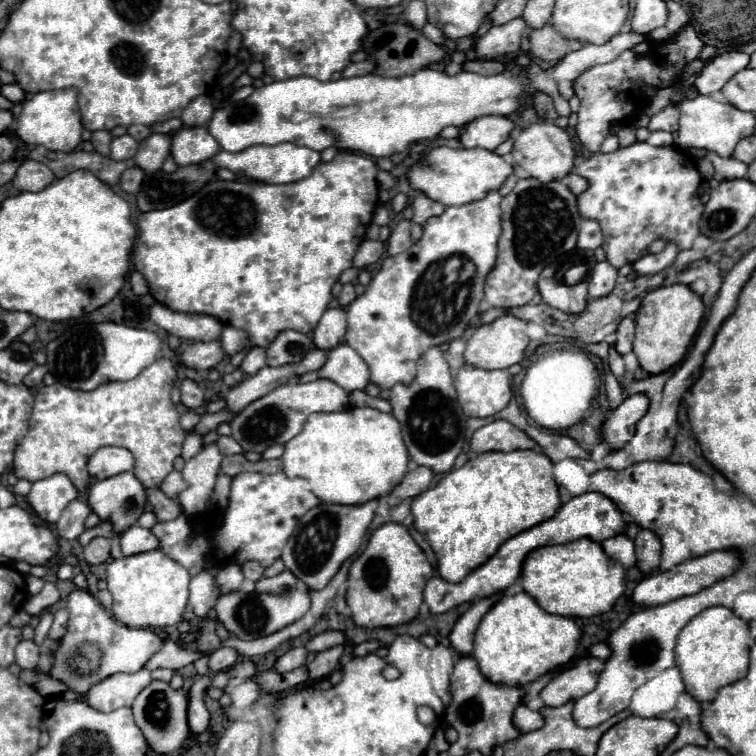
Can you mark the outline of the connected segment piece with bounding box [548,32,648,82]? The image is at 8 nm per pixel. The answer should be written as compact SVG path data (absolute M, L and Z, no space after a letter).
M628 32L628 34L616 34L612 40L608 40L602 46L596 44L586 44L584 48L564 56L554 68L550 68L550 76L560 82L560 80L576 80L582 72L586 72L588 68L596 66L596 64L606 64L612 62L614 58L618 58L622 52L632 50L636 44L644 42L648 36L644 34L636 34L636 32Z

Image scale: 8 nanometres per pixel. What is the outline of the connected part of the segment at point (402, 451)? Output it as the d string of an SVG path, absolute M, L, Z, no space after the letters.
M348 408L344 412L320 412L308 416L302 432L284 444L282 468L288 478L306 478L312 486L312 492L322 502L356 506L374 498L382 498L392 492L396 484L400 484L408 470L408 450L402 440L400 424L392 414L384 414L374 408Z

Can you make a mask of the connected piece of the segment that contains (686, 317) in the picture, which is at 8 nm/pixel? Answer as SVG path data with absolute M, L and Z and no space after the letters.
M684 284L662 286L646 294L640 310L636 312L636 338L634 354L648 374L660 374L678 364L692 344L704 316L702 298Z

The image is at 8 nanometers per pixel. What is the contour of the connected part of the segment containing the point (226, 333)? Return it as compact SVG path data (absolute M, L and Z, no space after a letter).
M224 326L222 336L220 336L220 342L222 342L226 354L230 354L230 356L236 354L236 352L240 352L242 348L250 346L248 334L246 334L244 330L240 330L240 328L232 328L232 326Z

